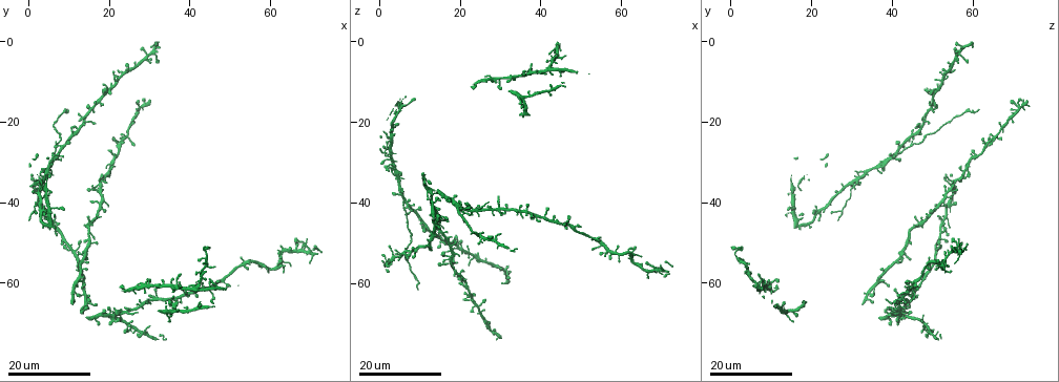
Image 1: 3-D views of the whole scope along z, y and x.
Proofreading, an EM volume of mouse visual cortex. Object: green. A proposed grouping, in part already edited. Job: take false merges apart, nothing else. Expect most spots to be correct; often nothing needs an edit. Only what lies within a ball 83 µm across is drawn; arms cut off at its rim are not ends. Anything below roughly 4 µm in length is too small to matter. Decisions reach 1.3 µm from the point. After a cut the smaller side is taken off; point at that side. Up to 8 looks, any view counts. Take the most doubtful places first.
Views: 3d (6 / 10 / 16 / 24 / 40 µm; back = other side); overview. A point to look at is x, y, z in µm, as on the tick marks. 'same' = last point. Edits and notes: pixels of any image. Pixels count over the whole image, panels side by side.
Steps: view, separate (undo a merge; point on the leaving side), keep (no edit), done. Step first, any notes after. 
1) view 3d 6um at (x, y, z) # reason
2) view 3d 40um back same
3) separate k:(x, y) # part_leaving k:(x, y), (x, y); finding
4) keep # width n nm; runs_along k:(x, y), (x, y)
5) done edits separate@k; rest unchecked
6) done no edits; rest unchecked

view 3d 16um at (3.0, 36.0, 30.5) # thin arm on a thick one

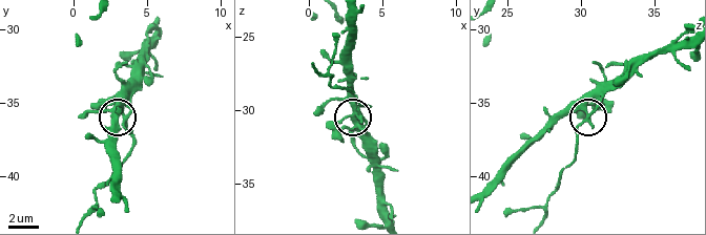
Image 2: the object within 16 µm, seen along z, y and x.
view 3d 10um at (3.4, 36.0, 30.4)

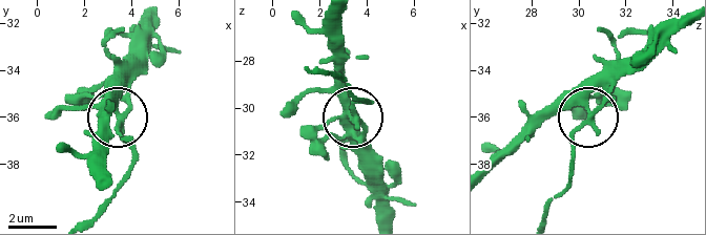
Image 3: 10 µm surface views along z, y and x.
keep # side_arm 12 um; runs_along 3:(390, 212), (380, 164), (354, 113), (366, 100); one neuron here

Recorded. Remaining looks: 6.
view 3d 24um at (8.0, 26.5, 41.5) # side arm on a straight run

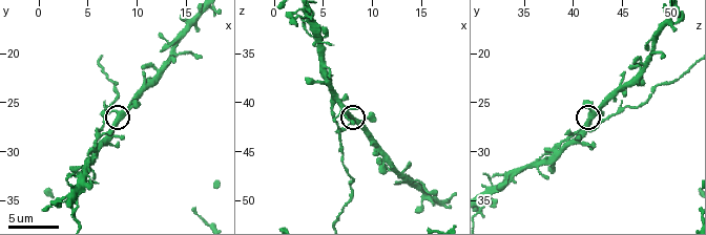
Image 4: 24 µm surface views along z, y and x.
view 3d 10um at (8.0, 26.6, 41.8)

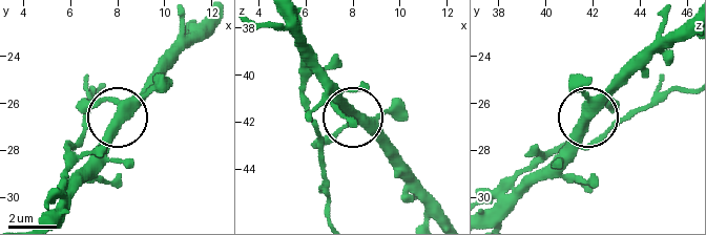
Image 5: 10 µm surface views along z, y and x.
keep # side_arm 80 um; all the same neuron

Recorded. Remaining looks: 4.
view 3d 16um at (25.0, 67.0, 42.0) # thin arm on a thick one

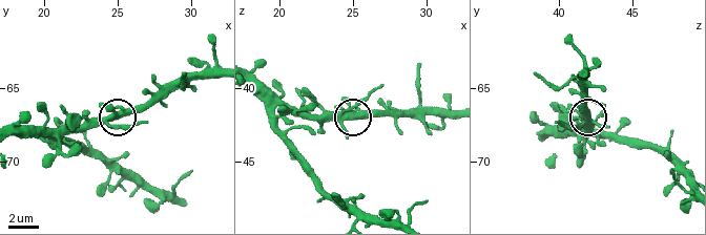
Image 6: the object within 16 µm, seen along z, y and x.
view 3d 10um at (24.6, 67.2, 42.0)

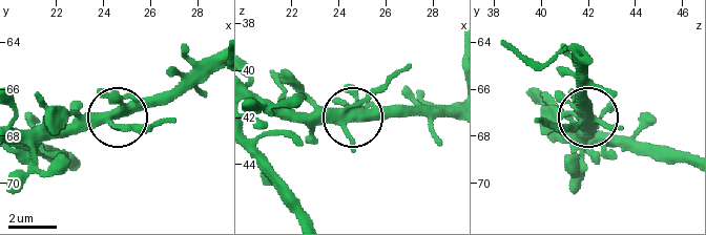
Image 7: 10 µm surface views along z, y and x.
keep # runs_along 7:(555, 139), (575, 136), (586, 118), (573, 126), (544, 126); one neuron here

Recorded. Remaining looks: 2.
view 3d 16um at (14.0, 20.2, 48.2) # three-way junction

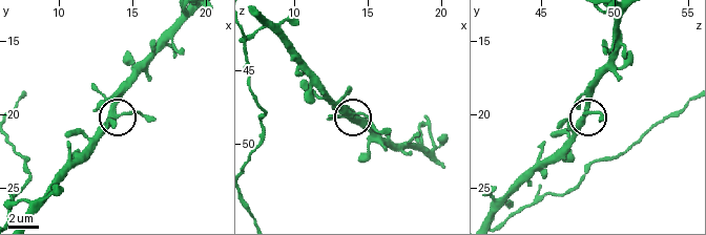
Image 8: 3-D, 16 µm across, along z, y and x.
keep # width 290 nm; all the same neuron

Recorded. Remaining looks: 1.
done no edits; rest unchecked

